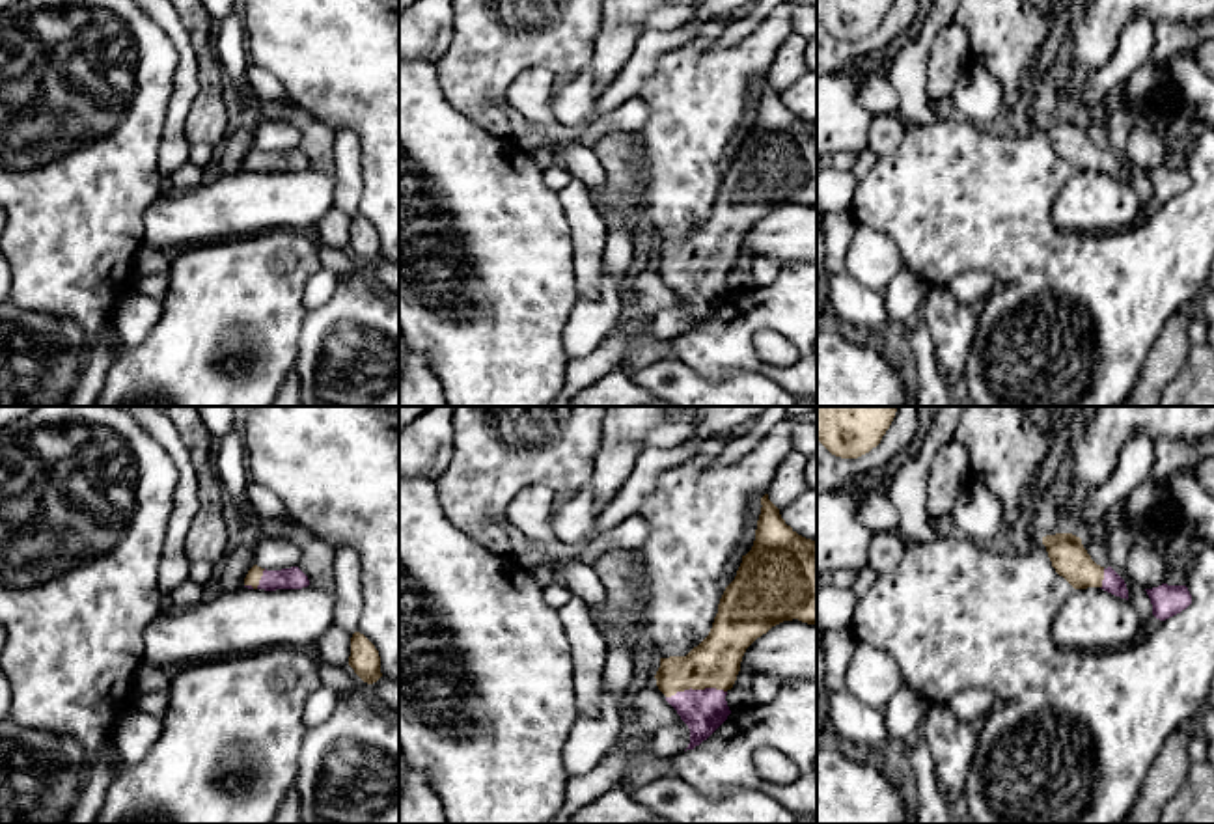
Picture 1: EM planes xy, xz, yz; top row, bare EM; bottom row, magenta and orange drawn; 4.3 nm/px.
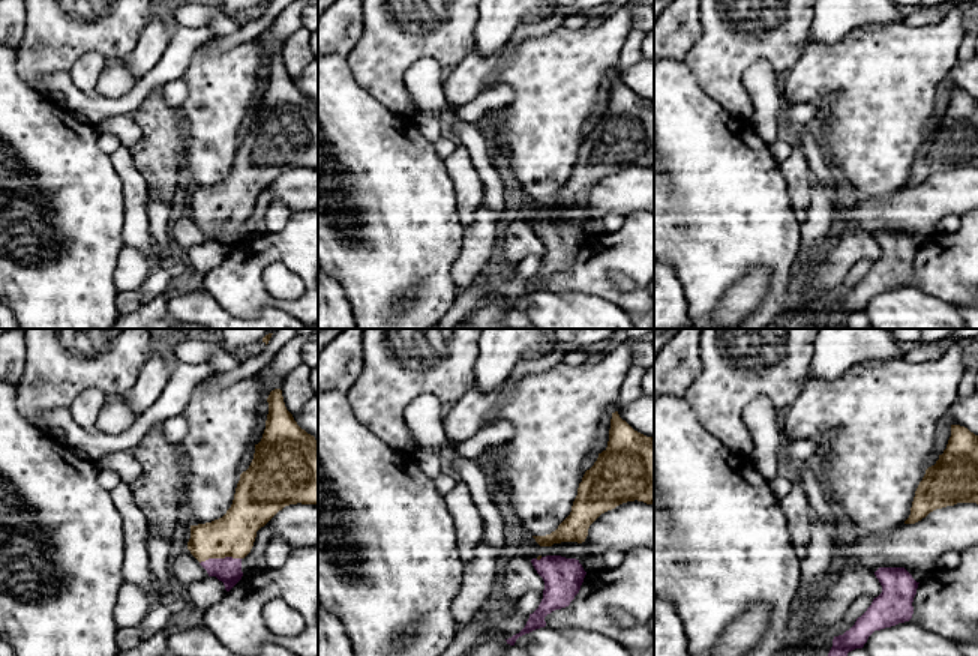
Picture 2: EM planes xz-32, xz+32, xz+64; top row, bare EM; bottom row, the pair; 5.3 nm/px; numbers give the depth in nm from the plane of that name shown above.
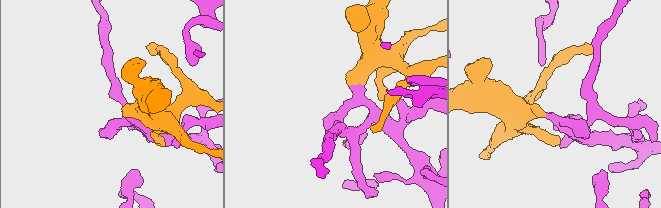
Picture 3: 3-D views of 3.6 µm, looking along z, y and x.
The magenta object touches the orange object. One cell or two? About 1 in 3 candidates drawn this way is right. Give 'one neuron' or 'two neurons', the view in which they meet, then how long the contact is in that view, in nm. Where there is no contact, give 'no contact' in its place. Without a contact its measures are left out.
one neuron; meets magenta in xz; contact 260 nm long

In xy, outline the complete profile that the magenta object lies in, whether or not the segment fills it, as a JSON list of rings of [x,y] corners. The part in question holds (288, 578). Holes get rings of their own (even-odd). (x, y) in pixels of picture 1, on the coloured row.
[[[254,565],[244,578],[244,587],[248,589],[276,591],[276,589],[302,589],[308,585],[310,580],[298,567],[267,570]]]

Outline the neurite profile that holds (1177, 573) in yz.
[[[1186,556],[1167,565],[1166,584],[1167,585],[1186,585],[1190,563],[1192,563],[1192,556]]]

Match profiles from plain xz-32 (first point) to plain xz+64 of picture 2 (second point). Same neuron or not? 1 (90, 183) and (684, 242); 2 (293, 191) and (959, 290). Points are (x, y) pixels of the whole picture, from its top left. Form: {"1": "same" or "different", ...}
{"1": "same", "2": "different"}

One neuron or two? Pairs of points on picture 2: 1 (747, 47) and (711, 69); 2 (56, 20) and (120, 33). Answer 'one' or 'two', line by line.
1: one
2: one

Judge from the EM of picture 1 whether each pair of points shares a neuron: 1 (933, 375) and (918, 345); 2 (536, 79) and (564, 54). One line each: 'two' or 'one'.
1: one
2: two

